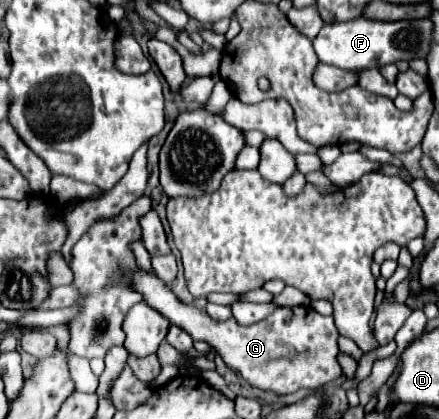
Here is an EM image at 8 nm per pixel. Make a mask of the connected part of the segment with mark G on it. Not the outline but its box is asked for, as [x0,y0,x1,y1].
[128,269,342,395]

